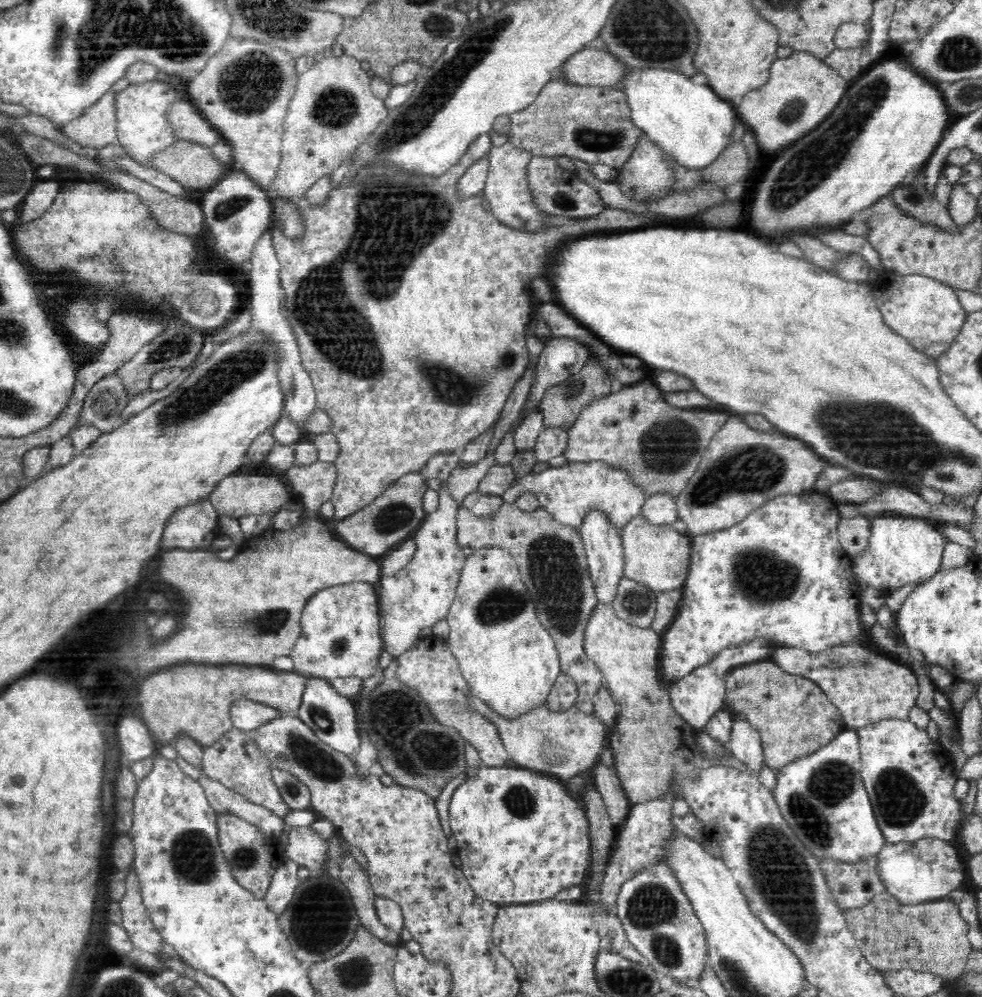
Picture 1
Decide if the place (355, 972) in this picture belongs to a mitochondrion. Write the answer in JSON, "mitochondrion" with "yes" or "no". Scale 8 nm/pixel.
{"mitochondrion":"yes"}

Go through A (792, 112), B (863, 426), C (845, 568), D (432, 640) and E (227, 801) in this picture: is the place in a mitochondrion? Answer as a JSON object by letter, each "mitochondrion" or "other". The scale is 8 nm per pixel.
{"A":"mitochondrion","B":"mitochondrion","C":"other","D":"other","E":"other"}

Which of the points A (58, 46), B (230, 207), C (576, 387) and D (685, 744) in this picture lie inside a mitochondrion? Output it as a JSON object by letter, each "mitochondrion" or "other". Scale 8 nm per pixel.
{"A":"mitochondrion","B":"mitochondrion","C":"mitochondrion","D":"other"}

